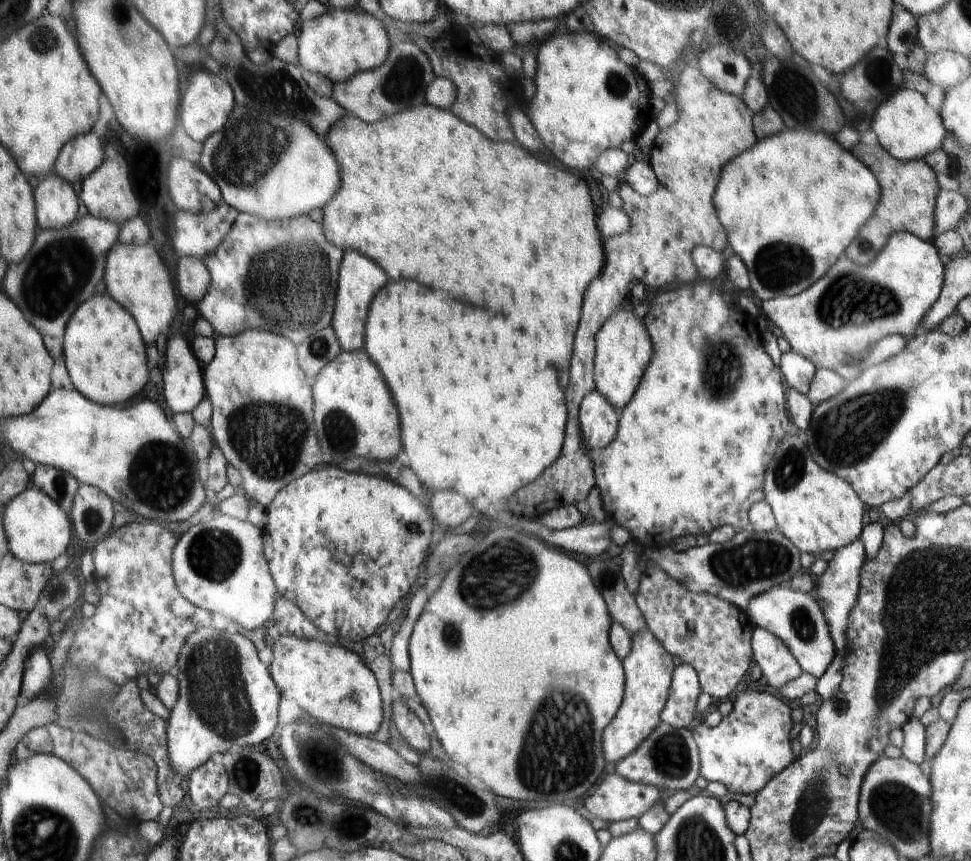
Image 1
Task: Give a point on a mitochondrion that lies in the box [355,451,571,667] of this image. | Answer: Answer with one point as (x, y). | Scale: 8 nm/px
(503, 572)

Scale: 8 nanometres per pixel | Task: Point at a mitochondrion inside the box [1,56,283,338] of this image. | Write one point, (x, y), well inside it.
(57, 275)

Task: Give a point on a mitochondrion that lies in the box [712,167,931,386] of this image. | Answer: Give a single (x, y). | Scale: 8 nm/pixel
(849, 300)

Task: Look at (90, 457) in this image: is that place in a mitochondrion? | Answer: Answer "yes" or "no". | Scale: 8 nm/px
no

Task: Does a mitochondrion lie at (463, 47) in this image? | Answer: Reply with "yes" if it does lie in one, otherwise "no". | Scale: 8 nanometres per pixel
no

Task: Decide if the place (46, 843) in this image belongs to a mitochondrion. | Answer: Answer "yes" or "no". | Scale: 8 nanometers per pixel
yes

